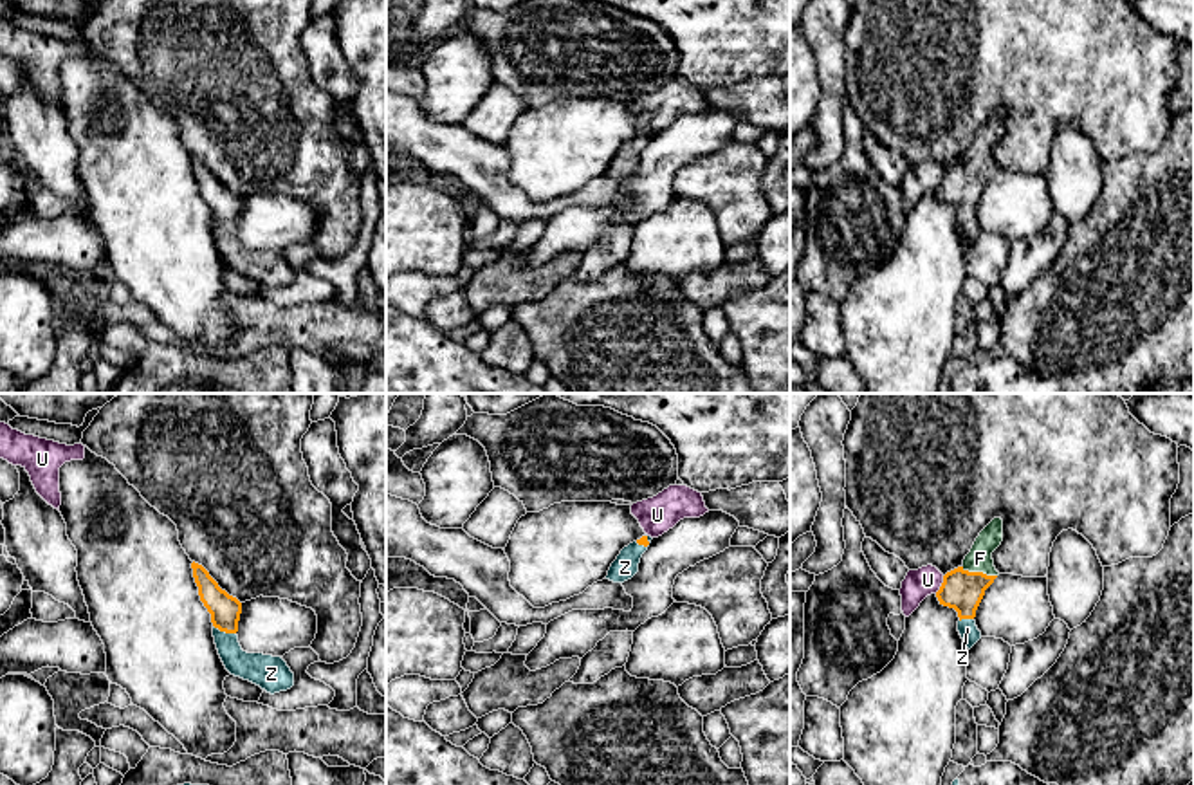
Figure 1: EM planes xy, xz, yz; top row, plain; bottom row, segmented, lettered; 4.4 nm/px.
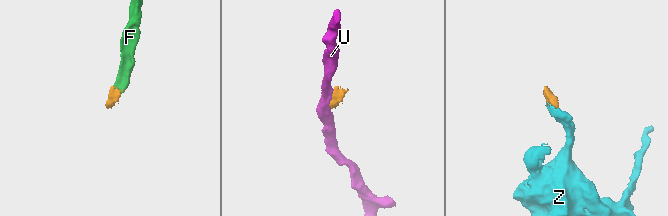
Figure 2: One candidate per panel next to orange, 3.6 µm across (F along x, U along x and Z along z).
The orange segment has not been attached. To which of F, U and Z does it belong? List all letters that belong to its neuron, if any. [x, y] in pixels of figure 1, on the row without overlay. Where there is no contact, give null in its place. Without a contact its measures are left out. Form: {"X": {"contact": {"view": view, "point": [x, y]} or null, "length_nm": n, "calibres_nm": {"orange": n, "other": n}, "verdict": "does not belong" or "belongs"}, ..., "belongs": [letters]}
{"F": {"contact": {"view": "yz", "point": [980, 168]}, "length_nm": 170, "calibres_nm": {"orange": 180, "other": 110}, "verdict": "belongs"}, "U": {"contact": {"view": "yz", "point": [942, 181]}, "length_nm": 90, "calibres_nm": {"orange": 180, "other": 130}, "verdict": "does not belong"}, "Z": {"contact": {"view": "xy", "point": [224, 226]}, "length_nm": 110, "calibres_nm": {"orange": 140, "other": 140}, "verdict": "belongs"}, "belongs": ["F", "Z"]}

